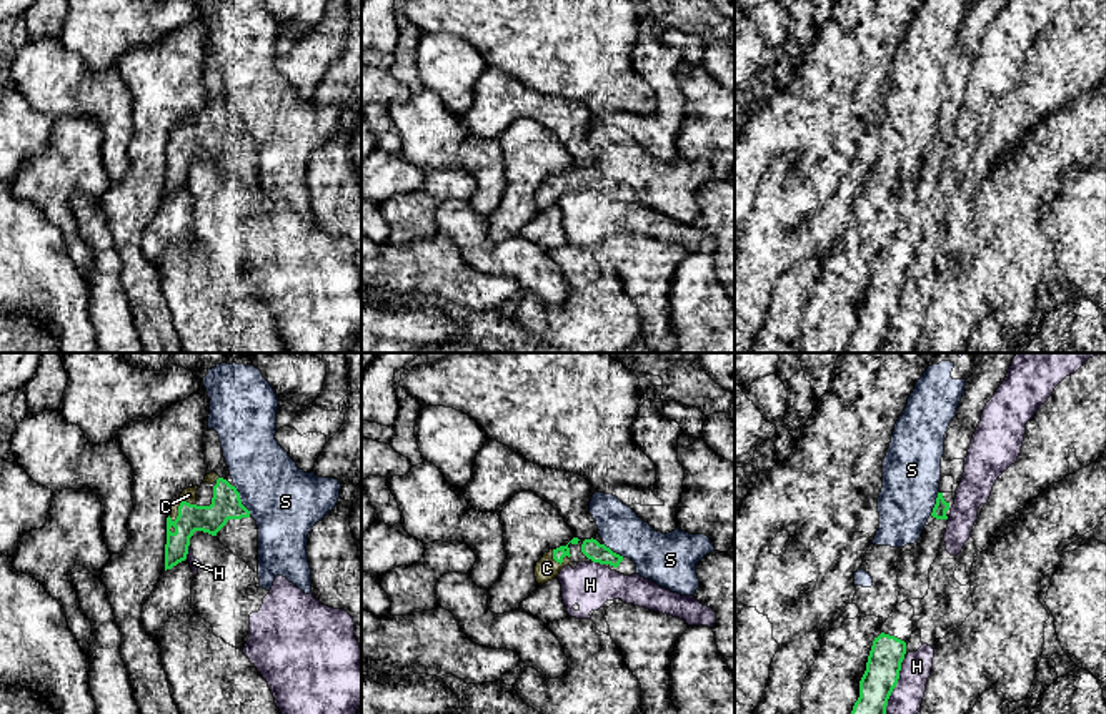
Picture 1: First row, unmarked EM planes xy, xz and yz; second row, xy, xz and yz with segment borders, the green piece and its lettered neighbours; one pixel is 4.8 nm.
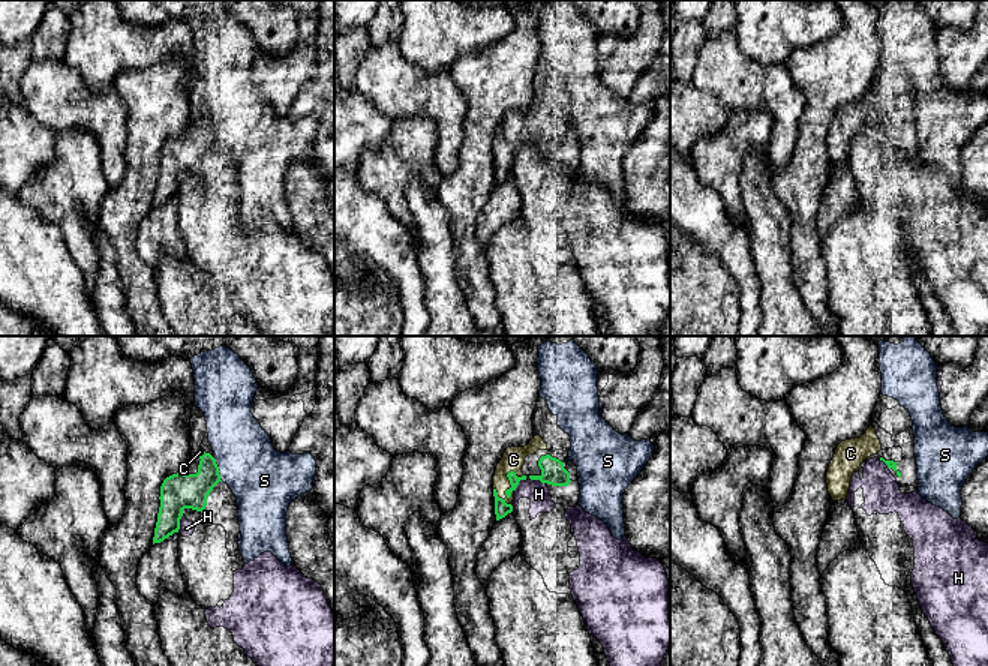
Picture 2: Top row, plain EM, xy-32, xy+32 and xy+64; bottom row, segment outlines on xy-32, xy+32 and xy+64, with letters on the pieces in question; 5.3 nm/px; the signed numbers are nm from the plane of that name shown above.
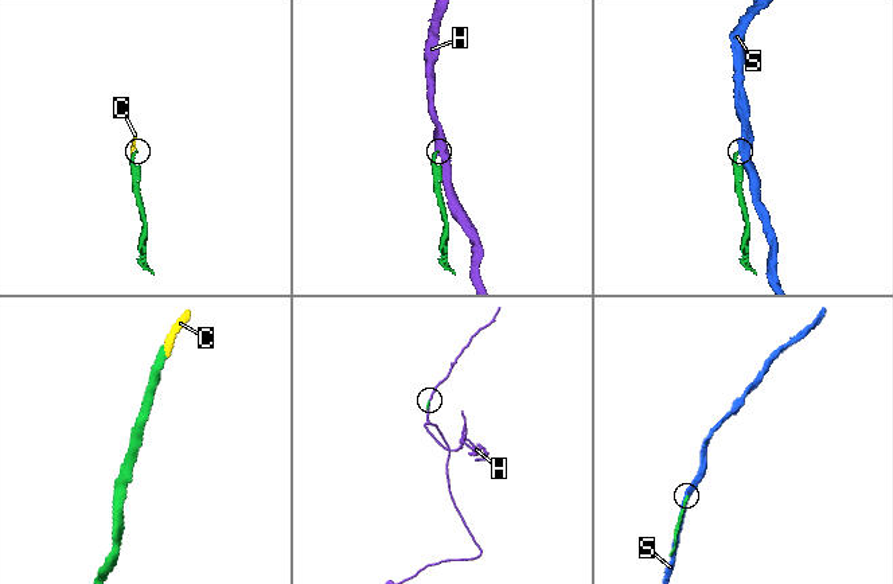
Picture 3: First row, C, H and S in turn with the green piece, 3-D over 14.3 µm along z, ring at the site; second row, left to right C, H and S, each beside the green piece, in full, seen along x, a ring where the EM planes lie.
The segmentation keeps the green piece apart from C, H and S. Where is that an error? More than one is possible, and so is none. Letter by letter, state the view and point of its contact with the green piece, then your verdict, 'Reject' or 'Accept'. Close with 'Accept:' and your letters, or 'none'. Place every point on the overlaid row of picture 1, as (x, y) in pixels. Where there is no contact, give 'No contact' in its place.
C: Touches green at xy (179, 506). Accept
H: Touches green at yz (895, 686). Reject
S: Touches green at xy (240, 501). Reject
Accept: C

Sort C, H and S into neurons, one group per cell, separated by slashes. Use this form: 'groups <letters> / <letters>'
groups C / H / S

